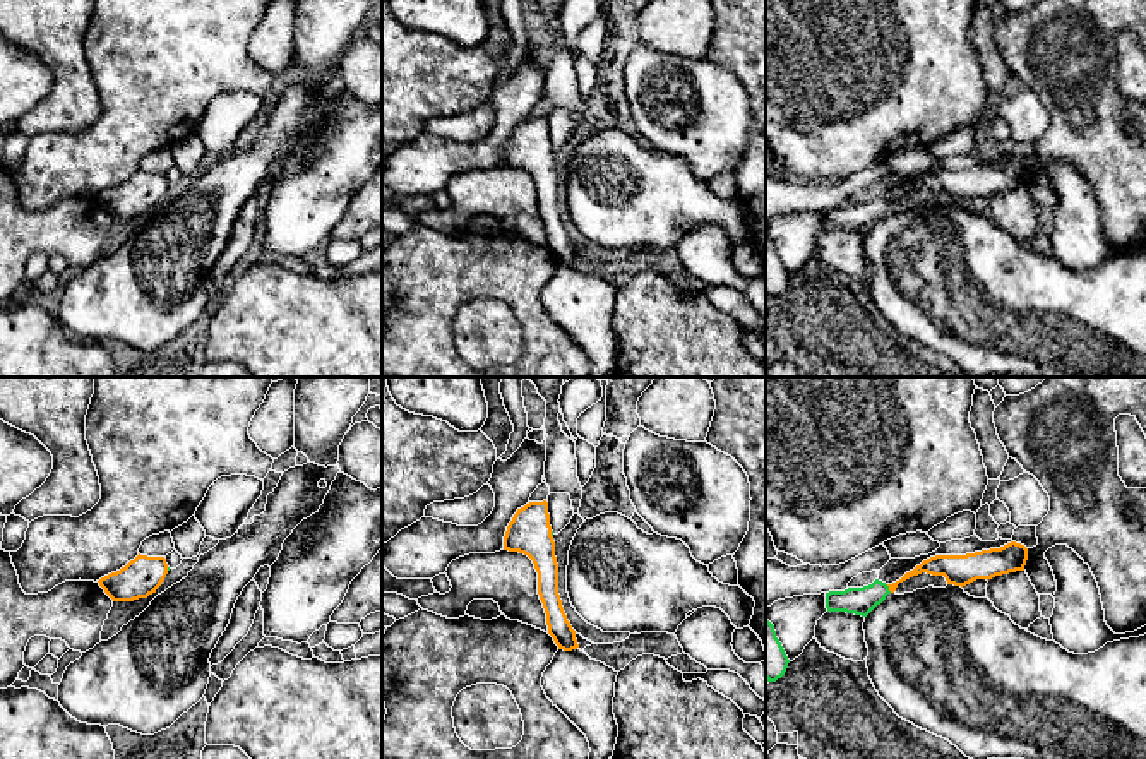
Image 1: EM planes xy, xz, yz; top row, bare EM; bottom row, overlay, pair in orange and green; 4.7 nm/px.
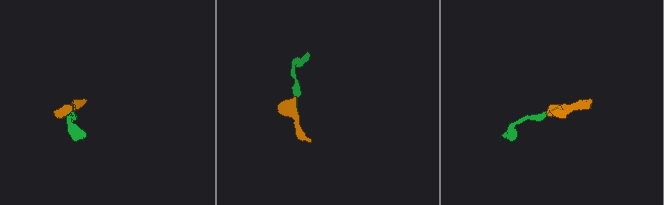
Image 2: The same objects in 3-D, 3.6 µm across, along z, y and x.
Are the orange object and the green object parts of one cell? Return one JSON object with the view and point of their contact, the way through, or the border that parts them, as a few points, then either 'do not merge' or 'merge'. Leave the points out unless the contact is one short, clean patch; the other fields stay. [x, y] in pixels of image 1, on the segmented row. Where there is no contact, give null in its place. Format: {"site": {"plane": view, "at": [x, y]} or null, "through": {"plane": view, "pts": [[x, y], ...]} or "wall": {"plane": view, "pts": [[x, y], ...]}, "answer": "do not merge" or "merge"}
{"site": {"plane": "yz", "at": [889, 588]}, "through": {"plane": "yz", "pts": [[937, 566], [920, 567], [889, 588], [853, 600]]}, "answer": "merge"}

